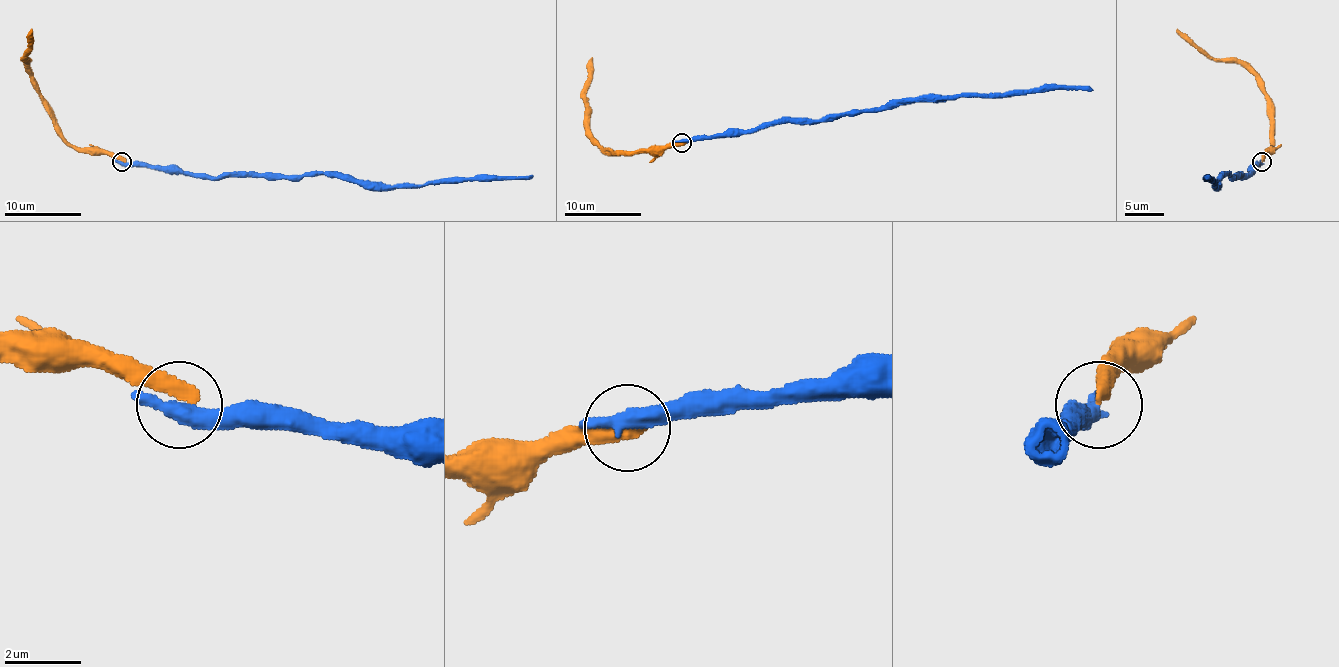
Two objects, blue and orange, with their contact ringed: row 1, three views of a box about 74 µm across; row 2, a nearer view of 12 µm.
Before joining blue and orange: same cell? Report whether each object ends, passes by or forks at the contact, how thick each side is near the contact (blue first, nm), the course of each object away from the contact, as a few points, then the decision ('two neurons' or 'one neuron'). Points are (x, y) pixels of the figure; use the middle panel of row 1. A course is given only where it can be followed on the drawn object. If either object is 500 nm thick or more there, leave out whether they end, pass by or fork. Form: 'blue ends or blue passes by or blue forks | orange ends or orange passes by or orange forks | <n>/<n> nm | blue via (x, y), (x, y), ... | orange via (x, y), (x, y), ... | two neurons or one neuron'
550/440 nm | blue via (681, 143), (739, 136), (783, 122), (826, 122), (847, 114), (893, 109), (905, 103), (1044, 89), (1092, 89) | orange via (681, 143), (666, 149), (606, 151), (587, 120), (585, 89), (593, 56) | one neuron

